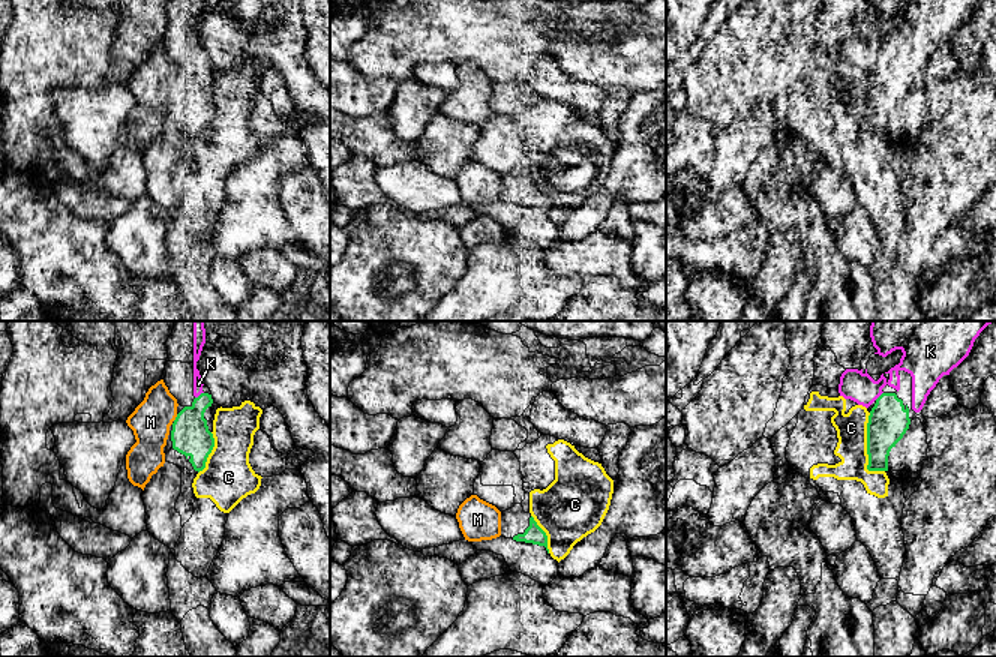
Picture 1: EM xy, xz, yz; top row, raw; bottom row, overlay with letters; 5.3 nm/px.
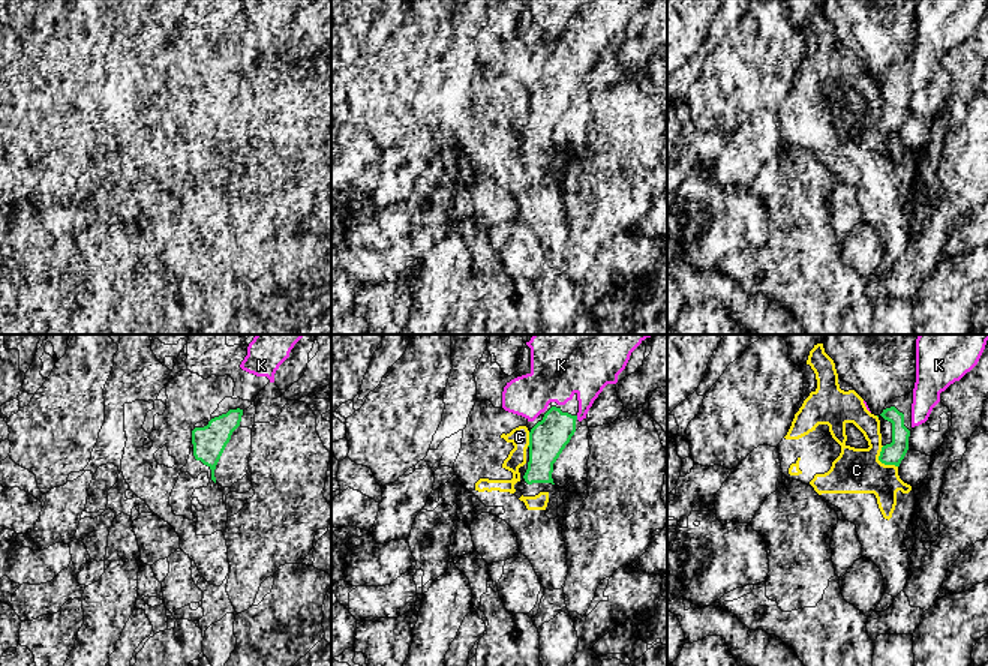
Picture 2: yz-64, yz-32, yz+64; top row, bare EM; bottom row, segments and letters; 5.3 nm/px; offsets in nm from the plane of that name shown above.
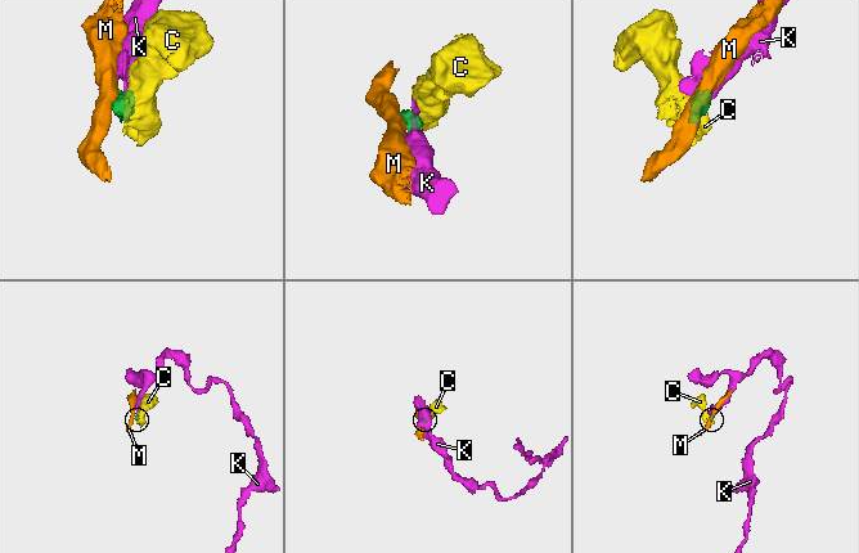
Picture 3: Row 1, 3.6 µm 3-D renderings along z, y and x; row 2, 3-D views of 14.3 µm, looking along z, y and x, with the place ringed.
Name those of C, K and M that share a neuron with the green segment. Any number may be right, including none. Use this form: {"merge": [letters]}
{"merge": ["K"]}

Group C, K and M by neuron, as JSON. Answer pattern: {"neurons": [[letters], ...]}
{"neurons": [["C"], ["K"], ["M"]]}

